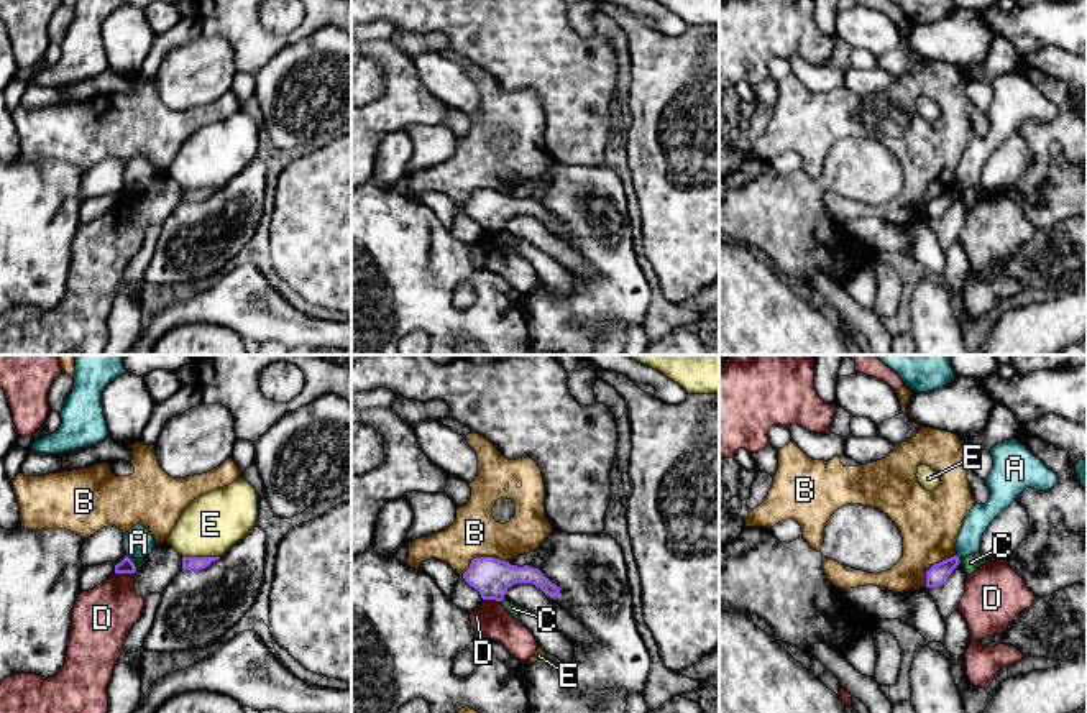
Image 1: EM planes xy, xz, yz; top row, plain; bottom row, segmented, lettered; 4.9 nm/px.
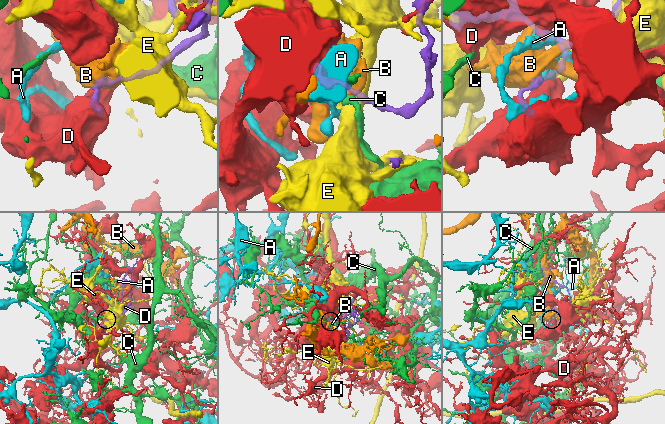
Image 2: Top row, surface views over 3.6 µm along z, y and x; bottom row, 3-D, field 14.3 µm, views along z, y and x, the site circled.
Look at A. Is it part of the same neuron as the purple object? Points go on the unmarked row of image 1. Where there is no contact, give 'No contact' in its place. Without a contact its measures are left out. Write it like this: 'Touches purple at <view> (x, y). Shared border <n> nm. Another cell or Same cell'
Touches purple at xy (127, 189). Shared border 40 nm. Another cell

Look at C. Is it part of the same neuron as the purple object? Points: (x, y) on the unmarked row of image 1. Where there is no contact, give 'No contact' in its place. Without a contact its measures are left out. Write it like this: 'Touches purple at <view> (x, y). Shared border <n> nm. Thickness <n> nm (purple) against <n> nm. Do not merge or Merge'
Touches purple at xy (133, 196). Shared border 70 nm. Thickness 70 nm (purple) against 50 nm. Do not merge

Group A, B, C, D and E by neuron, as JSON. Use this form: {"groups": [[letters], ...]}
{"groups": [["A"], ["B"], ["C"], ["D"], ["E"]]}

